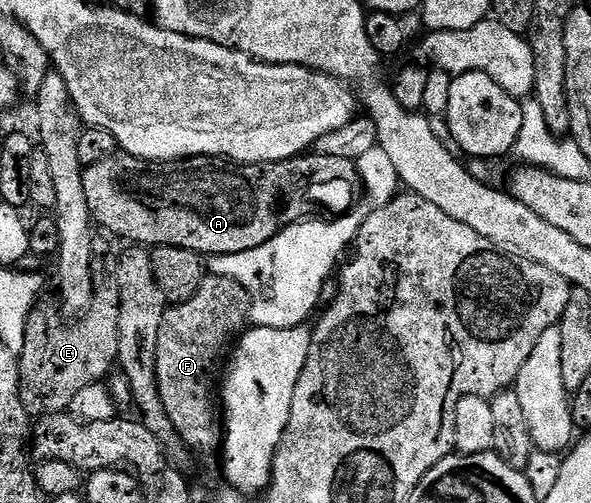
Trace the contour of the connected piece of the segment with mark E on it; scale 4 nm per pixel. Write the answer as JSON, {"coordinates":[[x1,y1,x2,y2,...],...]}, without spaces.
{"coordinates":[[112,283,96,285,93,294,93,305,89,307,88,312,84,316,80,317,76,322,68,328,66,317,59,311,58,305,45,304,46,302,38,303,37,307,34,308,33,312,27,318,27,330,25,331,25,341,23,342,23,350,19,354,19,363,21,366,21,401,25,404,30,414,36,414,38,417,45,416,48,412,63,412,66,411,71,402,71,398,75,398,75,394,79,394,79,390,84,390,87,386,92,384,102,383,106,378,105,375,109,371,114,371,115,365,117,364,117,351,119,350,119,298,117,297,116,287]]}

